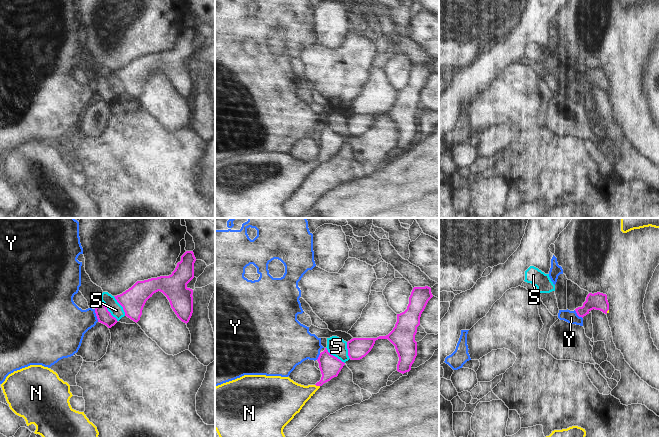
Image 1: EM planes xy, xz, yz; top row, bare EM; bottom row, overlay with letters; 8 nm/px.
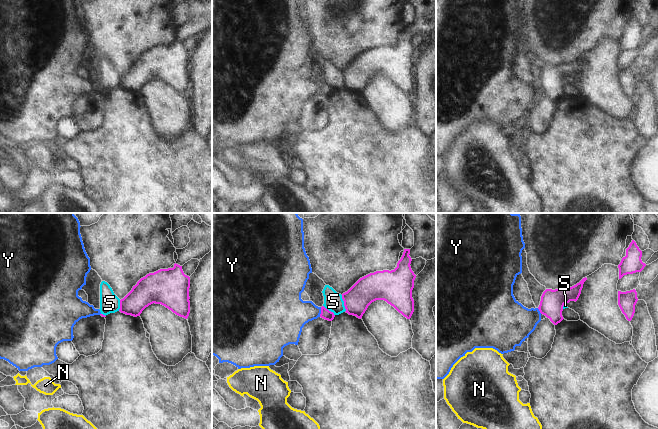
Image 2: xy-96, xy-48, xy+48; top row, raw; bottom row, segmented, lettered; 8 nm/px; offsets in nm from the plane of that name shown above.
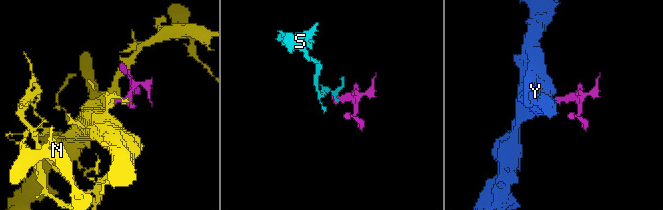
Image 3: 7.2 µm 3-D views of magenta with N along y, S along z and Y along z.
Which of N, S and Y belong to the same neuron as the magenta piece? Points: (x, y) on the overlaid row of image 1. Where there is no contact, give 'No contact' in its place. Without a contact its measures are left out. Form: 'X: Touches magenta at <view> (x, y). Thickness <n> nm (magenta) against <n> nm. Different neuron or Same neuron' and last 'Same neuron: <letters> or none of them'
N: Touches magenta at xz (317, 385). Thickness 170 nm (magenta) against 260 nm. Same neuron
S: Touches magenta at xy (108, 311). Thickness 110 nm (magenta) against 110 nm. Different neuron
Y: Touches magenta at xy (96, 315). Thickness 110 nm (magenta) against 320 nm. Different neuron
Same neuron: N.

